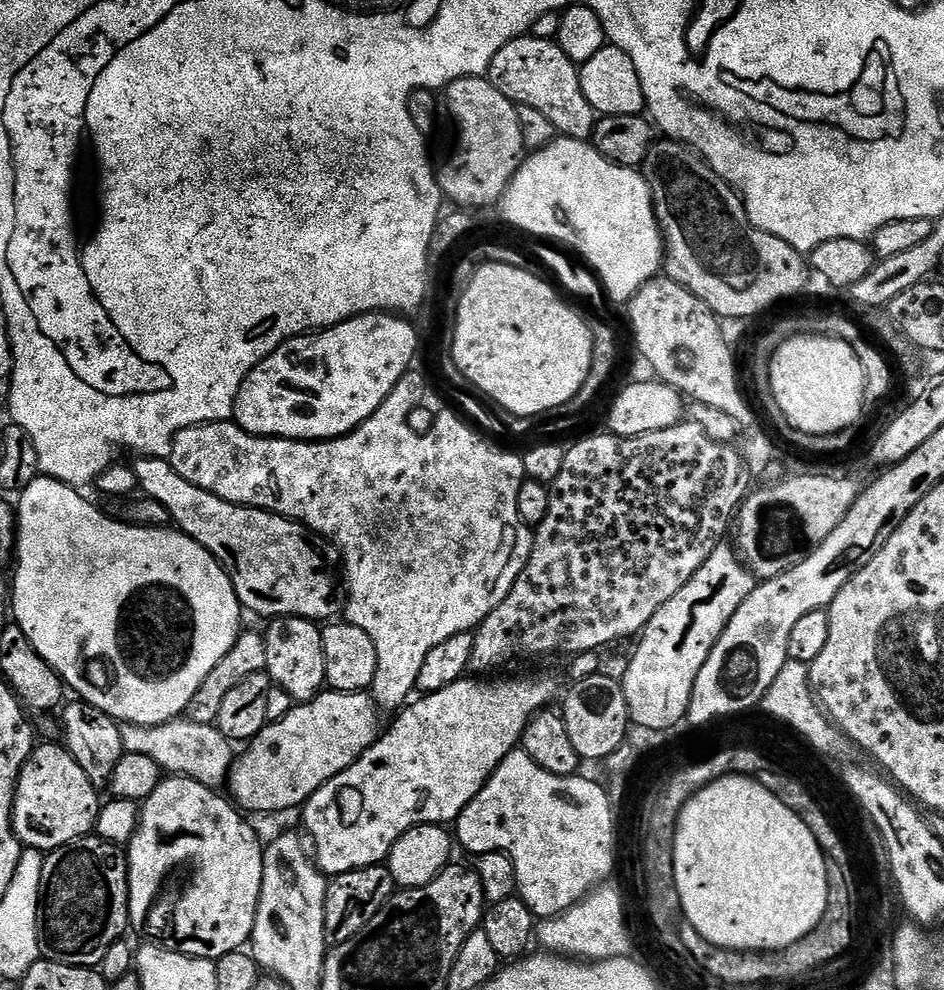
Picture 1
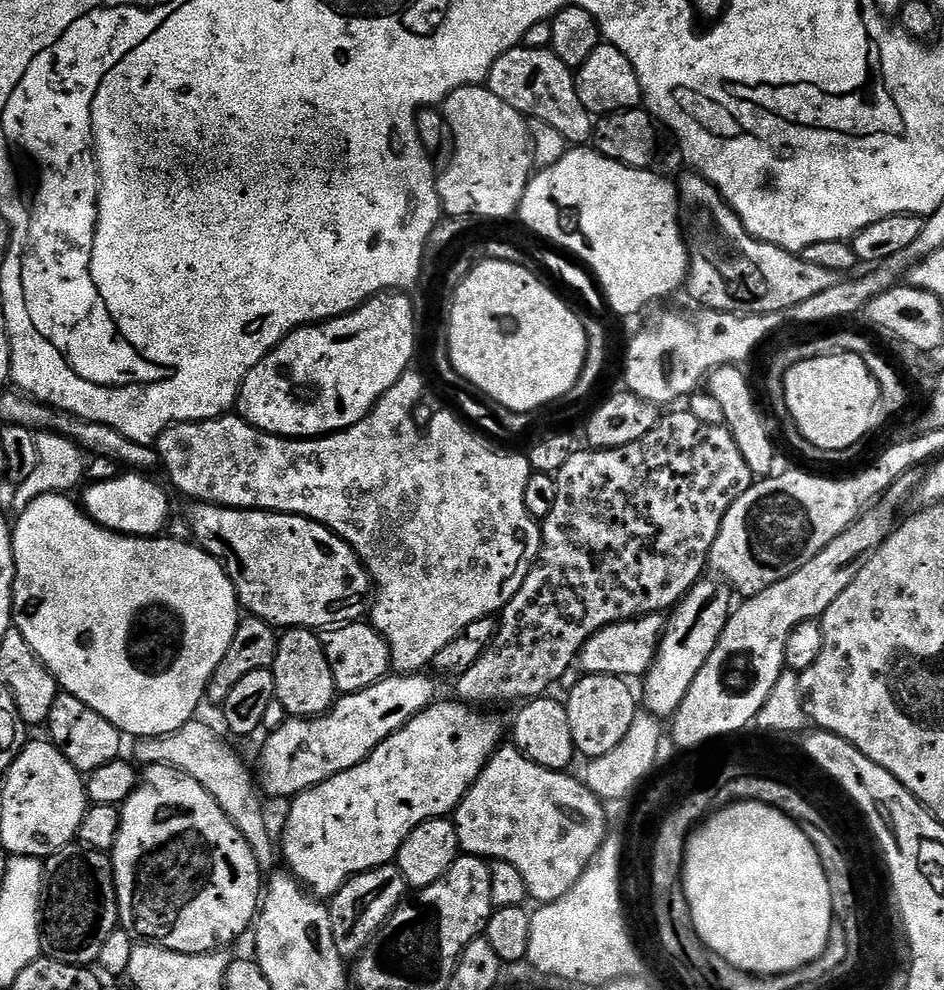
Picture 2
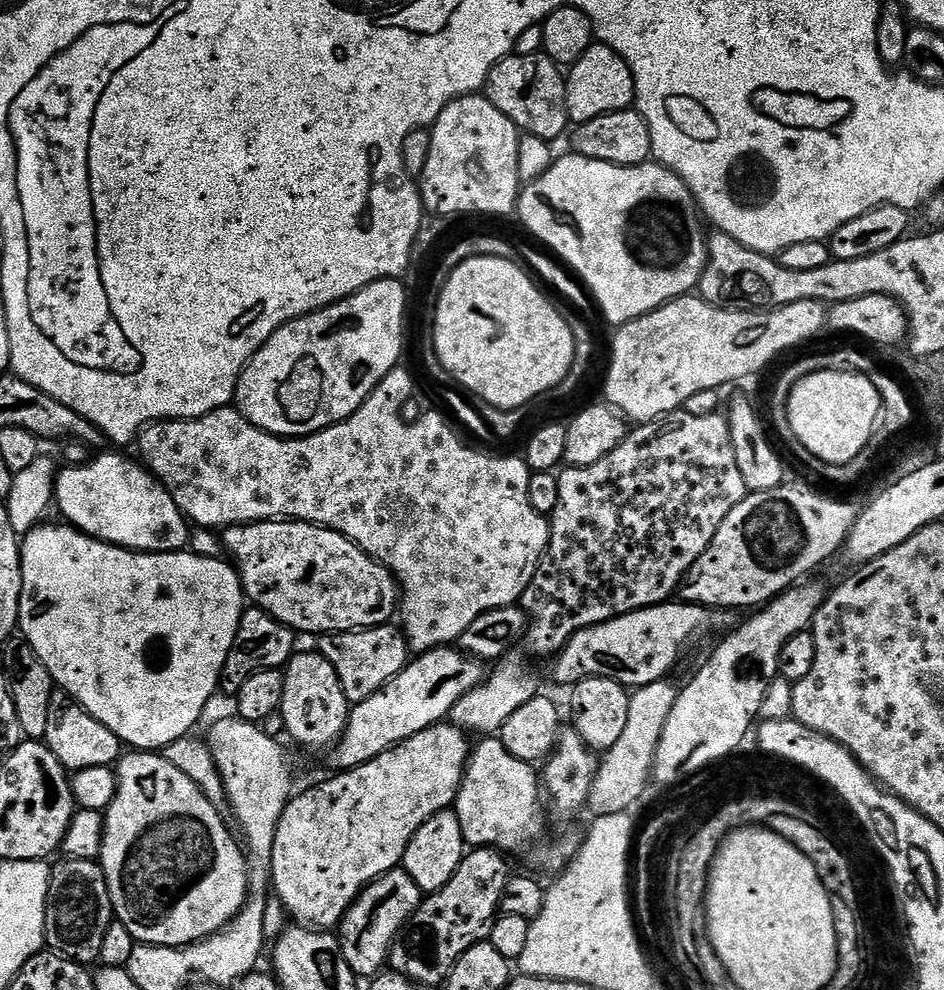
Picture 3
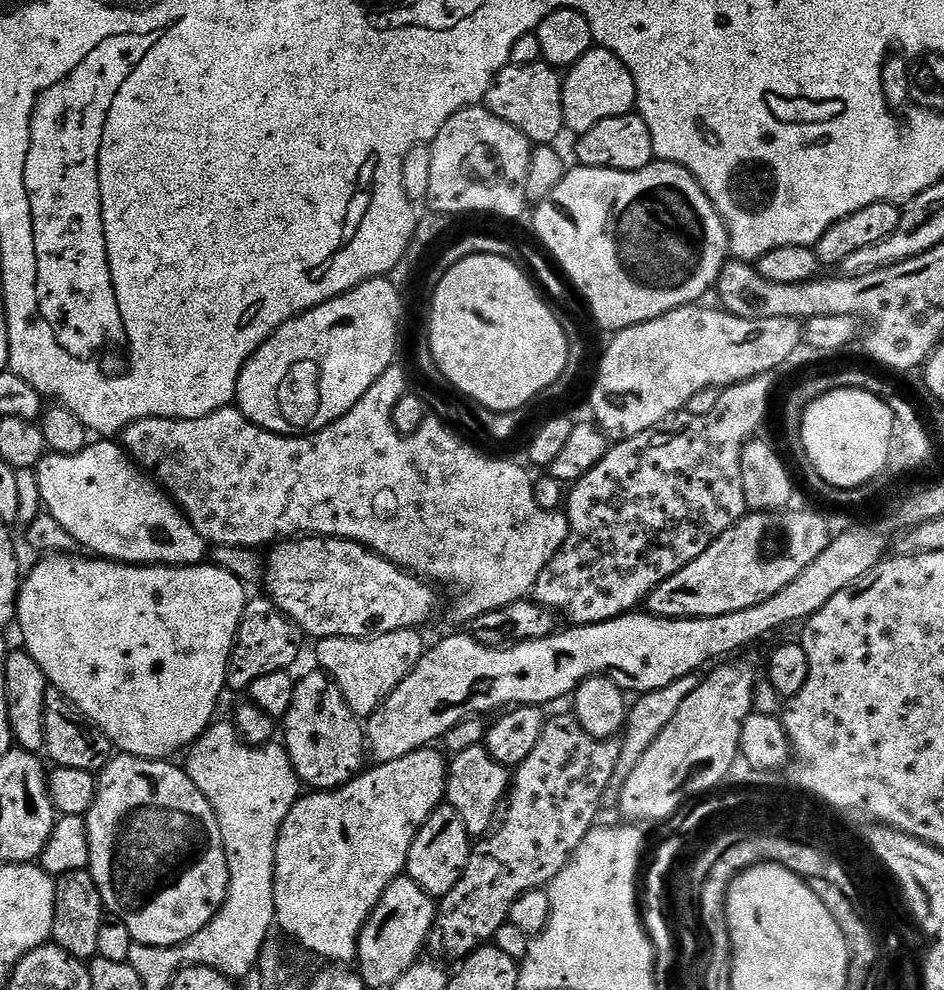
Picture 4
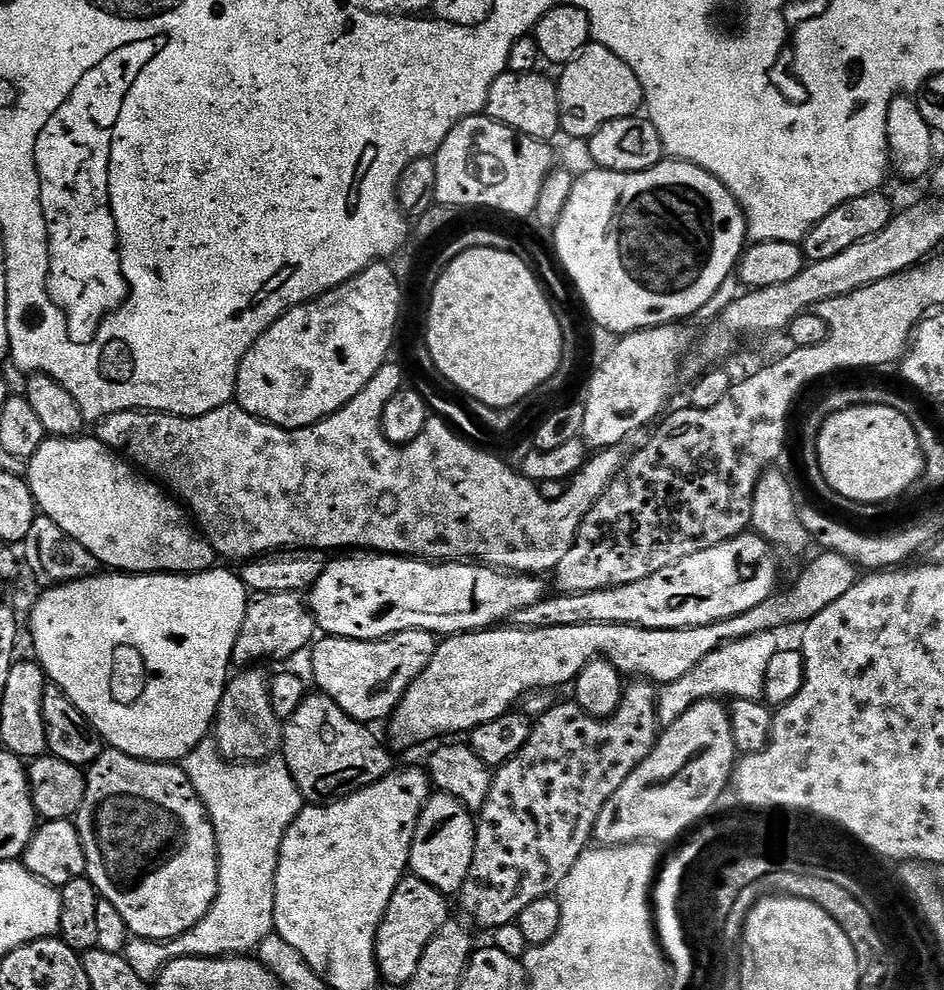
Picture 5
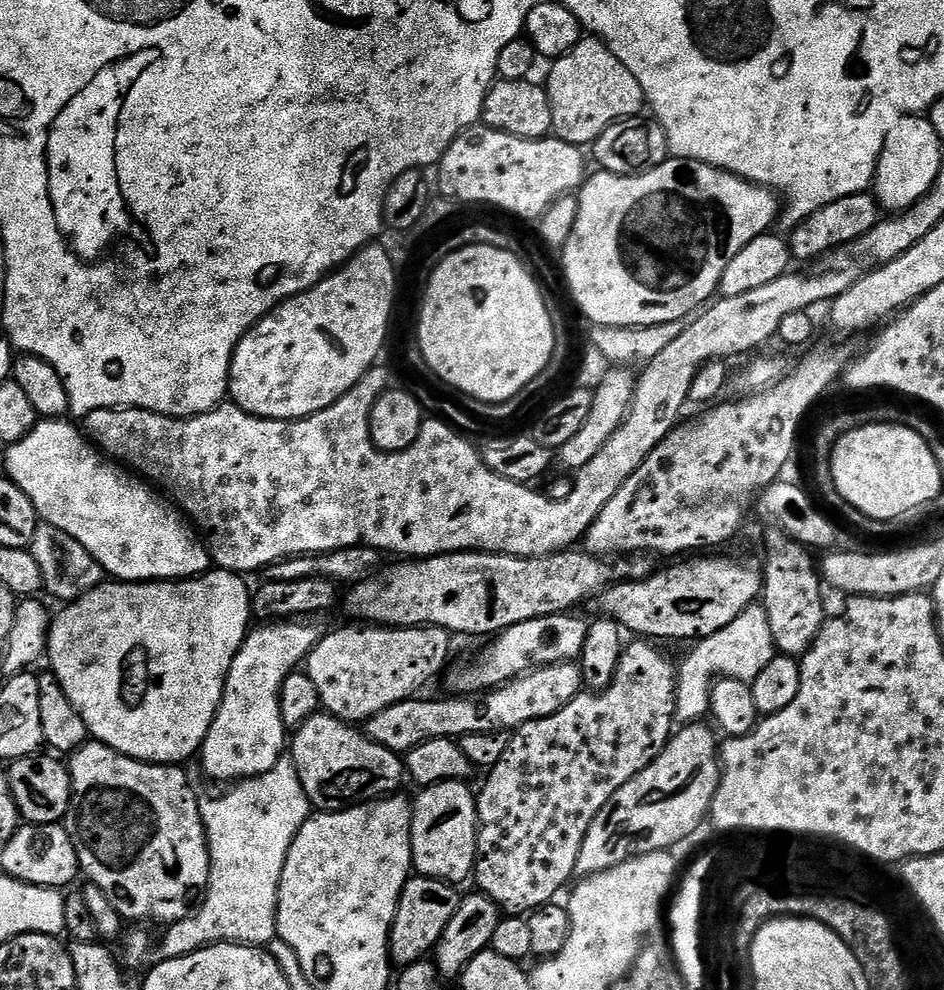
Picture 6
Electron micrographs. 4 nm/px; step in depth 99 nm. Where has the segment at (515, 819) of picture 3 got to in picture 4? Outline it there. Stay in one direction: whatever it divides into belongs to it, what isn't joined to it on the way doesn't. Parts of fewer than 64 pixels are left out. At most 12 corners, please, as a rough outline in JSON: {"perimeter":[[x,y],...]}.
{"perimeter":[[487,747],[448,766],[446,804],[483,837],[505,803],[509,769]]}

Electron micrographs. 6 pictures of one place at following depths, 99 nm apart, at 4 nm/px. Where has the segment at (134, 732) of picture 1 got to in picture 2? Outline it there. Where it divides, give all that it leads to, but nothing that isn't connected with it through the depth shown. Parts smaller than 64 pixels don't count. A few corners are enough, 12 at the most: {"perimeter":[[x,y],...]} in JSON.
{"perimeter":[[200,718],[135,741],[135,763],[198,782],[261,873],[278,848],[254,778]]}

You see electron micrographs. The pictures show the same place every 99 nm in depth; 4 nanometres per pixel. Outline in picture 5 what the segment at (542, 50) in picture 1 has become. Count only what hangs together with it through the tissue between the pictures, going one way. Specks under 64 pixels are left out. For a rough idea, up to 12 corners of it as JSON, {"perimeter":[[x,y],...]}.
{"perimeter":[[502,73],[484,112],[535,140],[560,132],[555,79]]}

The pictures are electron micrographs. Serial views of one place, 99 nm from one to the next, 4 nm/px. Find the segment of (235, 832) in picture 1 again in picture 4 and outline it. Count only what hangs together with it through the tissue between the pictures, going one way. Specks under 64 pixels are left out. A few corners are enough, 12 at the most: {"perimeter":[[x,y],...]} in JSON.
{"perimeter":[[113,755],[88,868],[135,943],[184,944],[228,896],[208,799]]}

